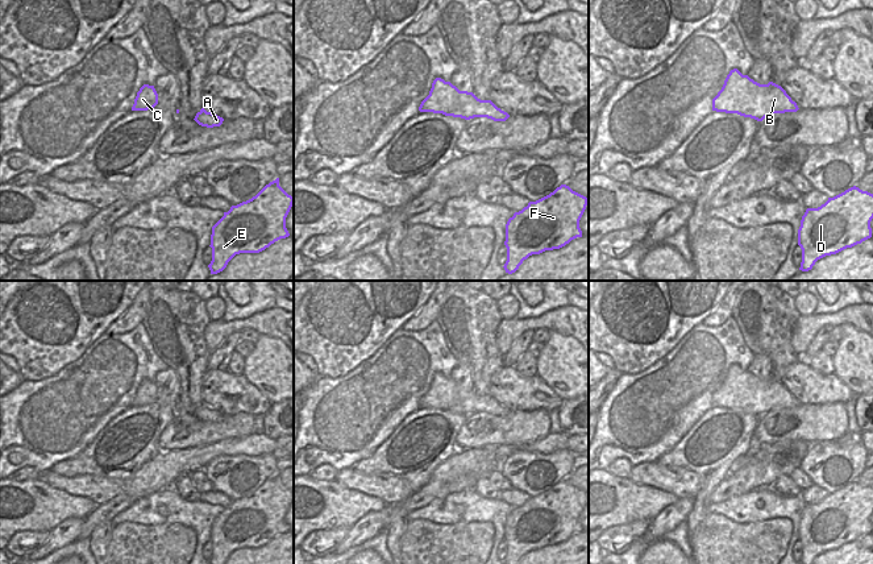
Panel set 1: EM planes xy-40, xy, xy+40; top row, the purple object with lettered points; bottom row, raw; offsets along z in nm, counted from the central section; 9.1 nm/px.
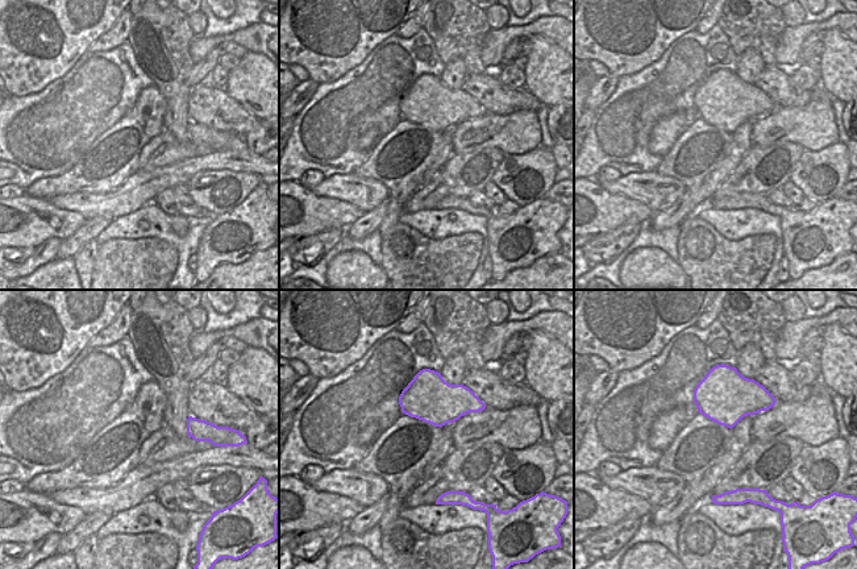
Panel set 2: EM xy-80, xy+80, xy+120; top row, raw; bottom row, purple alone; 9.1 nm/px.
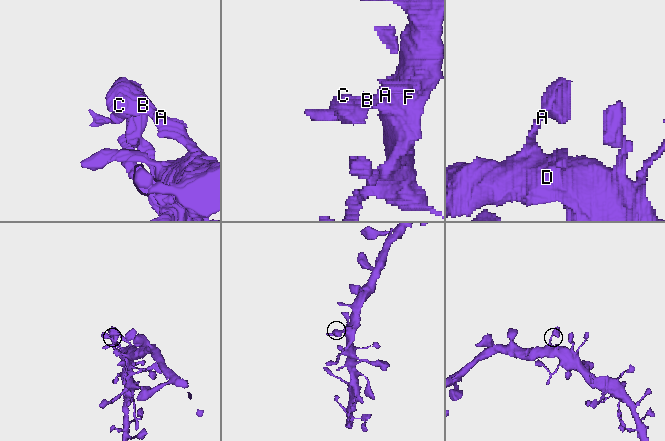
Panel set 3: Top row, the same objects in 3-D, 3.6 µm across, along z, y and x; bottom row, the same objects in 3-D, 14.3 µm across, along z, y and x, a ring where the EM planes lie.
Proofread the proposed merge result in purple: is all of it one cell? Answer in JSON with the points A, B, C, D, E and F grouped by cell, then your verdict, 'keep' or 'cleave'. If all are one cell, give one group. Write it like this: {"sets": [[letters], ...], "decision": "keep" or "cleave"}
{"sets": [["A", "B", "C", "D", "E", "F"]], "decision": "keep"}

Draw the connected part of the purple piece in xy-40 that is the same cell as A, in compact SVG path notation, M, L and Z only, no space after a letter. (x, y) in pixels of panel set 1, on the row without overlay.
M201 403L195 414L194 414L199 420L201 422L207 422L207 423L213 423L213 422L220 422L224 416L223 412L212 409L212 407L207 407L204 403Z

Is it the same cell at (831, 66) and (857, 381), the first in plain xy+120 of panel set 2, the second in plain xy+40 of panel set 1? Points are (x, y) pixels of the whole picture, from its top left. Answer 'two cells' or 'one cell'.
one cell

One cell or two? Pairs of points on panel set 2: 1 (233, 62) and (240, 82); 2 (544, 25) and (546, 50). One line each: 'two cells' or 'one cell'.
1: two cells
2: two cells

